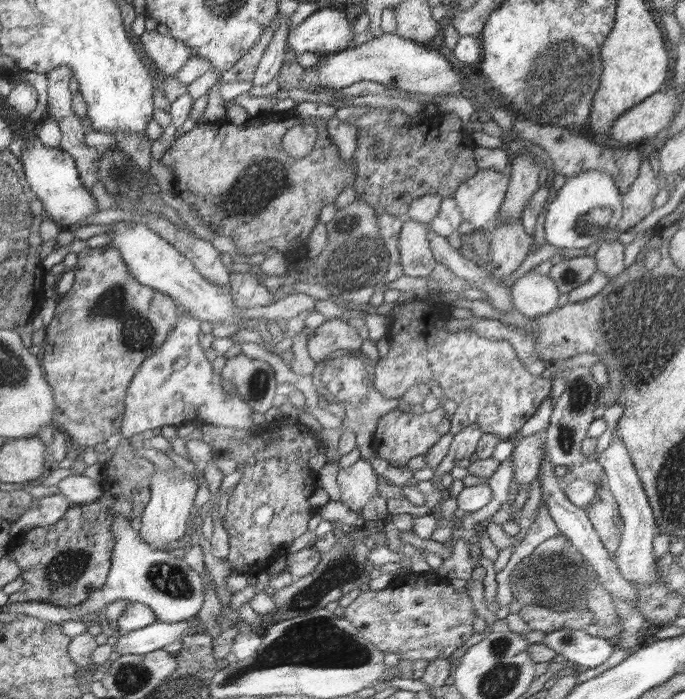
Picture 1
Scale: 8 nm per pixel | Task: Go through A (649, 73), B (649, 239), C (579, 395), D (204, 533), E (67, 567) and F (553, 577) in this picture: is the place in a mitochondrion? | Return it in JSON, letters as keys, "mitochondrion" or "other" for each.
{"A":"other","B":"other","C":"mitochondrion","D":"other","E":"mitochondrion","F":"mitochondrion"}

